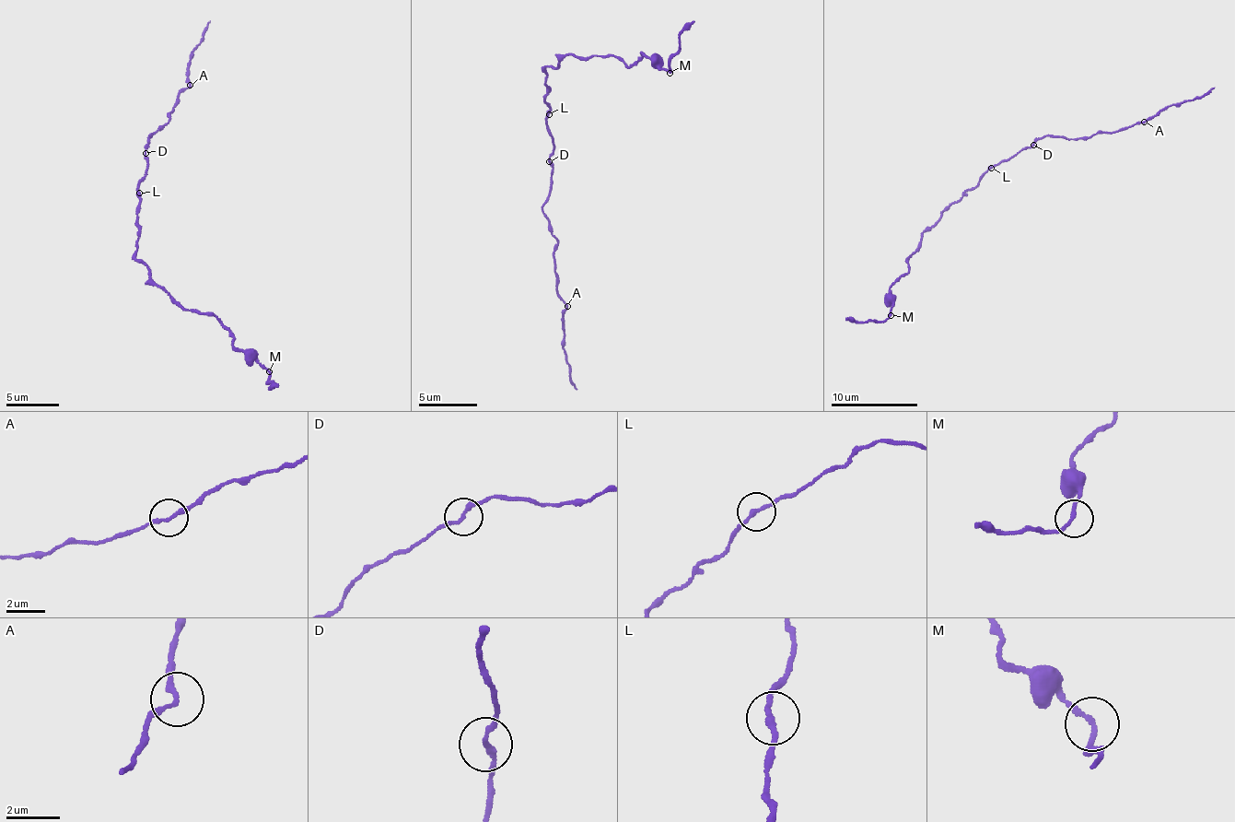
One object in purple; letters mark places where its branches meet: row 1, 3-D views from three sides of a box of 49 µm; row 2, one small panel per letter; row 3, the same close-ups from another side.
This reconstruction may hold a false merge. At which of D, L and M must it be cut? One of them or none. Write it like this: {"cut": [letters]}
{"cut": []}

